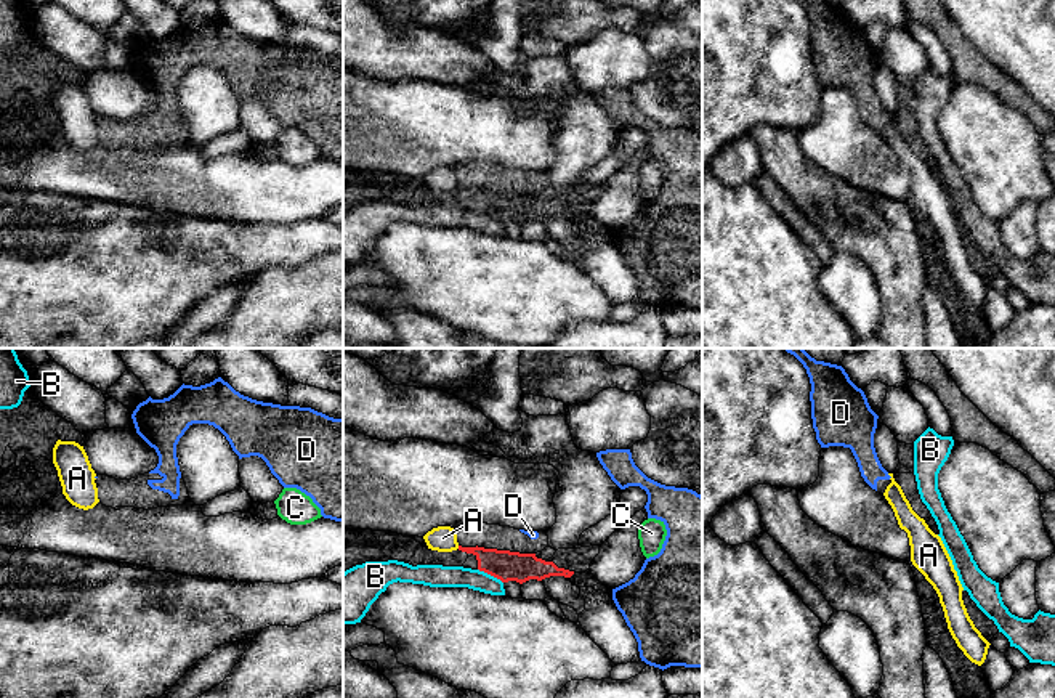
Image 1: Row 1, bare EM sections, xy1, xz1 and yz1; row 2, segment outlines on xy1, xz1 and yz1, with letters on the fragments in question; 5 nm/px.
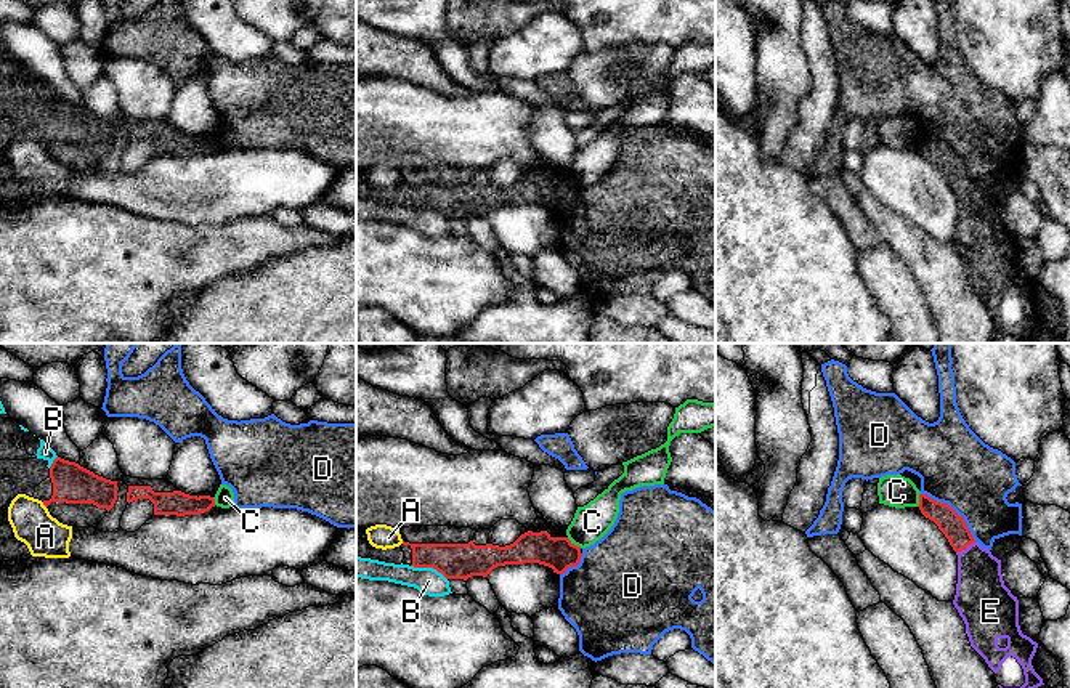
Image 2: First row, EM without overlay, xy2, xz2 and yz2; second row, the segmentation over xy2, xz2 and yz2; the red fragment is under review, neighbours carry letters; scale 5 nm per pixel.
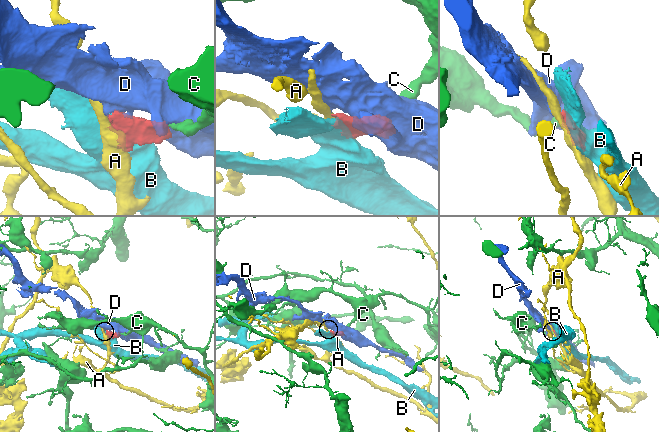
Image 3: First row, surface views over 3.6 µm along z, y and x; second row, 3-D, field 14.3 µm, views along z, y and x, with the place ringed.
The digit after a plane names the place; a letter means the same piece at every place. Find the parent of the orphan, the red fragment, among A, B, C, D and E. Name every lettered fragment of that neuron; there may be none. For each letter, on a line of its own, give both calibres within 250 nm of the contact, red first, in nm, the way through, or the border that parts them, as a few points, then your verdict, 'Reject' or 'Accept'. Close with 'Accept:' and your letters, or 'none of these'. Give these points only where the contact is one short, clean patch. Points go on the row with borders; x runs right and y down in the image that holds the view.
A: Thickness 190 nm (red) against 200 nm. Reject
B: Thickness 180 nm (red) against 140 nm. Reject
C: Thickness 160 nm (red) against 180 nm. Boundary: xz2 (567, 538), (581, 547). Reject
D: Thickness 120 nm (red) against 380 nm. Boundary: yz2 (921, 493), (947, 502), (963, 518), (976, 541). Reject
E: Thickness 120 nm (red) against 260 nm. Reject
Accept: none of these

